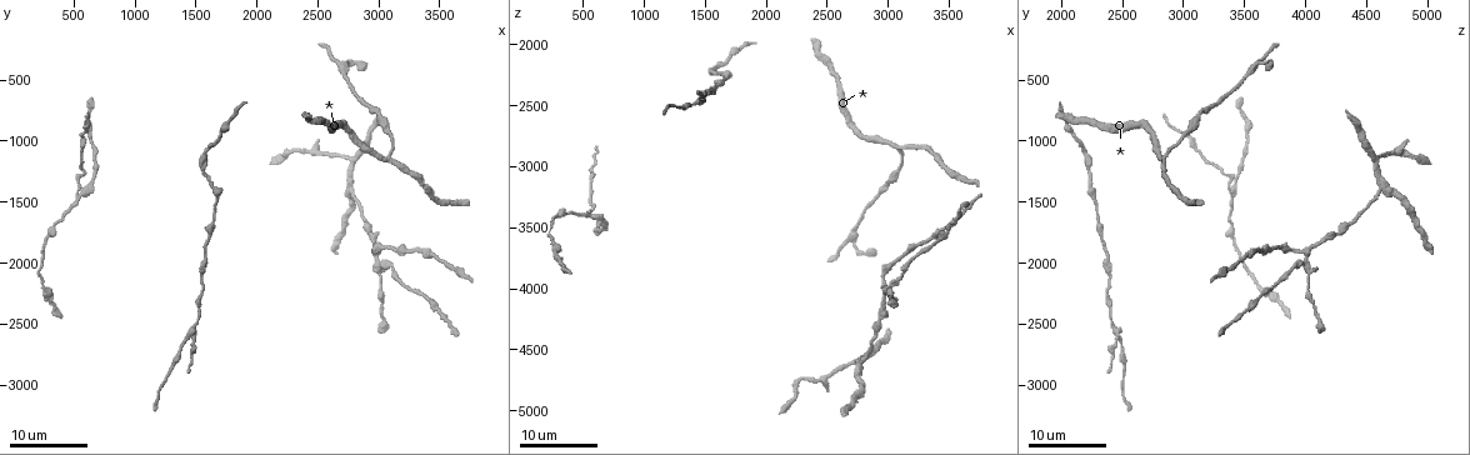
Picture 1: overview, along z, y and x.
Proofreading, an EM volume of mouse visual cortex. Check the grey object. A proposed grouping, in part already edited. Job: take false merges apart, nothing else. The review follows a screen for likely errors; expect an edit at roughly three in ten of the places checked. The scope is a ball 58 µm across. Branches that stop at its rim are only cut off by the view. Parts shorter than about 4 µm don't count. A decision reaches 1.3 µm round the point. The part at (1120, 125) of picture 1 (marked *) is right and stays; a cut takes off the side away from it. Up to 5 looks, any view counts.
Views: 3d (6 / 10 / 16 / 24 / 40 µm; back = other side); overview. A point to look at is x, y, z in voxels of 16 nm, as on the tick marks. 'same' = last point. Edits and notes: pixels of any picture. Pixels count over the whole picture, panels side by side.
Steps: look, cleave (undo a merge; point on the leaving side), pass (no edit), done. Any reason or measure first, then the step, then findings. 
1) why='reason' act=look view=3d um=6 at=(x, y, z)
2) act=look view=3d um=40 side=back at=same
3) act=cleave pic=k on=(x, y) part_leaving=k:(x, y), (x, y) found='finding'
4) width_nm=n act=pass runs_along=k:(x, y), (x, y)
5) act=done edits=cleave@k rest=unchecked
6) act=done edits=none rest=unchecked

why='three-way junction' act=look view=3d um=24 at=(560, 1440, 3420)

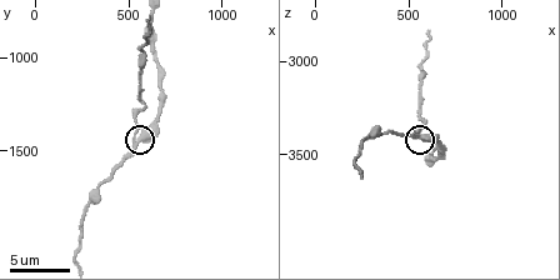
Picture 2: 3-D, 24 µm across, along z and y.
why='zoom in' act=look view=3d um=10 at=(560, 1440, 3420)

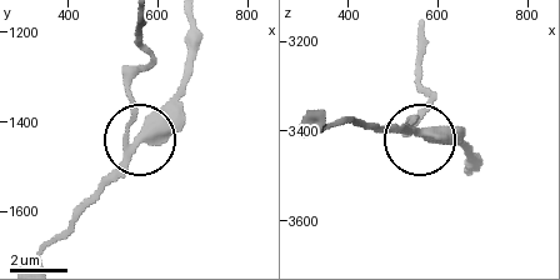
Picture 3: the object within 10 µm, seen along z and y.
act=cleave pic=3 on=(138, 109) found='two cells meet here'

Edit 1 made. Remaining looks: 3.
why='three-way junction' act=look view=3d um=24 at=(1480, 2580, 2460)

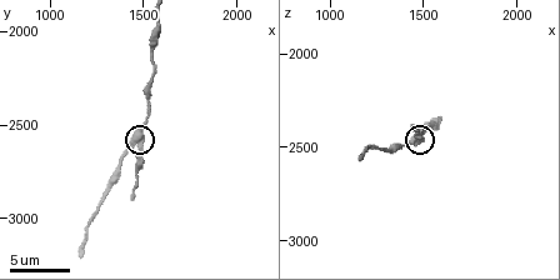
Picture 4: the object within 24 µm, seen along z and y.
why='zoom in' act=look view=3d um=6 at=same

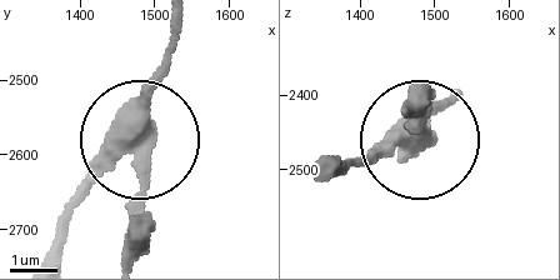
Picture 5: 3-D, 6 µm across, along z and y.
side_arm_um=5 act=cleave pic=5 on=(130, 205) part_leaving=5:(139, 135), (128, 250) found='two cells meet here'

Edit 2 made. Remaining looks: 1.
act=done edits=cleave@3,cleave@5 rest=unchecked

